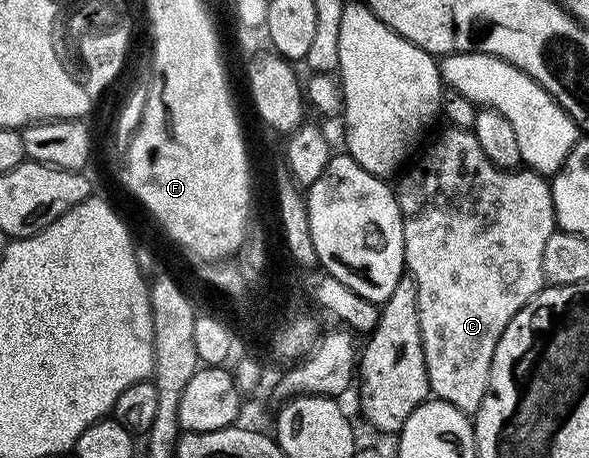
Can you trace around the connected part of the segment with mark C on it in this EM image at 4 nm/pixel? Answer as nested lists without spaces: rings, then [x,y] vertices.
[[[452,125],[446,128],[421,156],[412,160],[413,168],[411,163],[396,180],[395,194],[403,217],[405,270],[419,289],[419,329],[423,333],[429,390],[473,417],[489,388],[491,361],[499,337],[503,337],[515,313],[546,286],[543,249],[558,226],[546,176],[528,169],[497,167],[483,153],[472,130]]]

